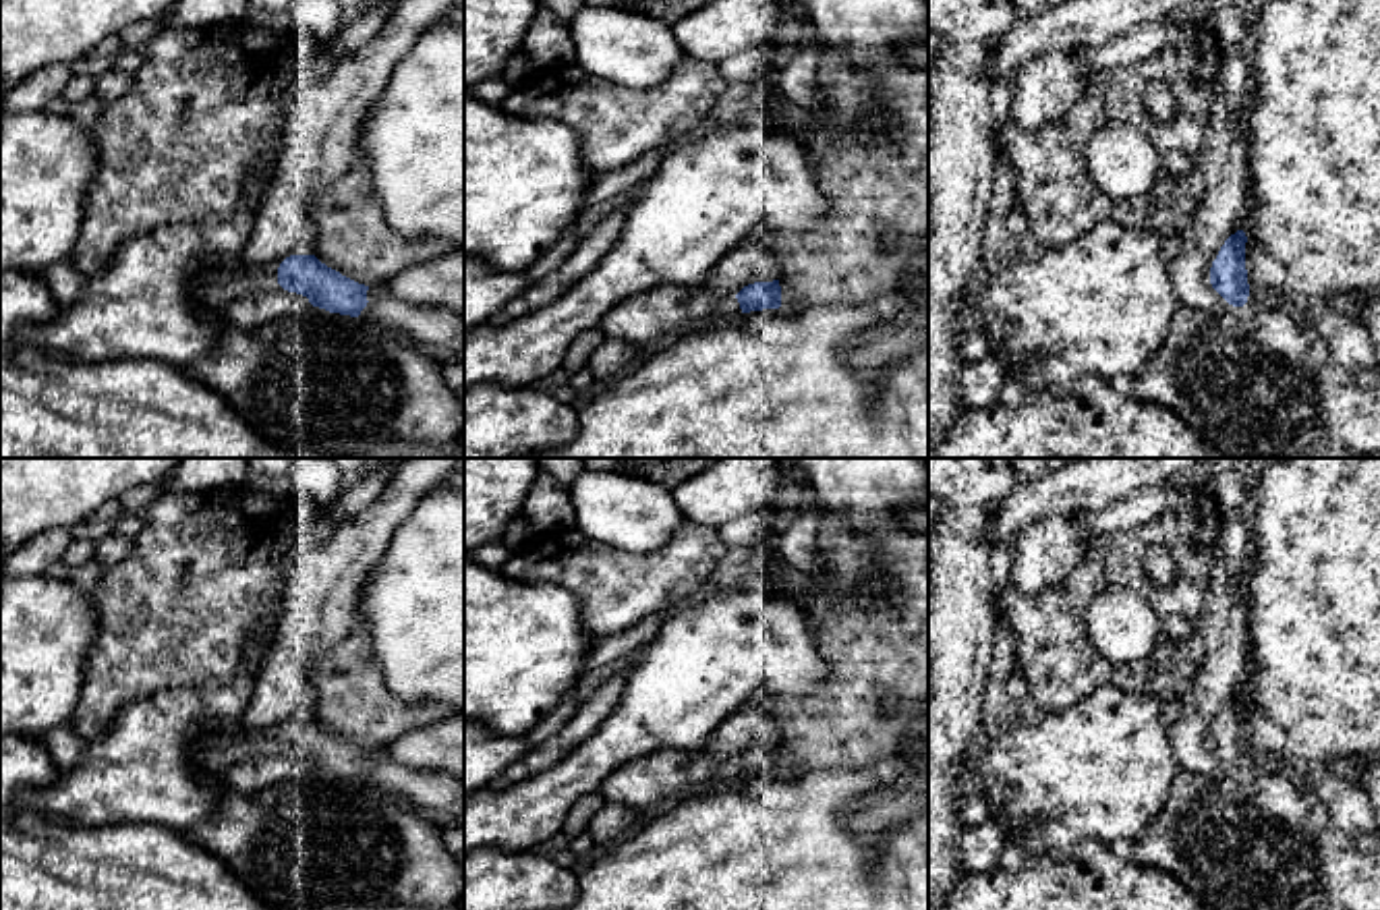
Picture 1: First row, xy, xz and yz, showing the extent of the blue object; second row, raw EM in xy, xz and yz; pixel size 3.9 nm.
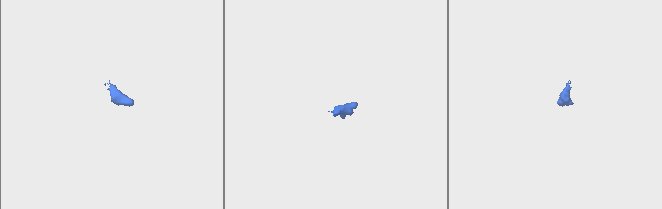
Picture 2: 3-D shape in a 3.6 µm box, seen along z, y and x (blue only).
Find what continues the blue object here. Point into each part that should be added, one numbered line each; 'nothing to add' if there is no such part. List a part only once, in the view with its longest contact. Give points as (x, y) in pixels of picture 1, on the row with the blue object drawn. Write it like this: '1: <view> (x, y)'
1: xy (434, 328)
2: xz (643, 318)

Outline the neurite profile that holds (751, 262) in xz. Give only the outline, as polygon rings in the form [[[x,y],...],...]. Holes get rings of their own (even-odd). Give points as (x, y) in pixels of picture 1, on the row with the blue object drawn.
[[[752,236],[719,259],[705,286],[709,292],[736,296],[748,284],[773,280],[777,280],[777,261],[763,236]]]

